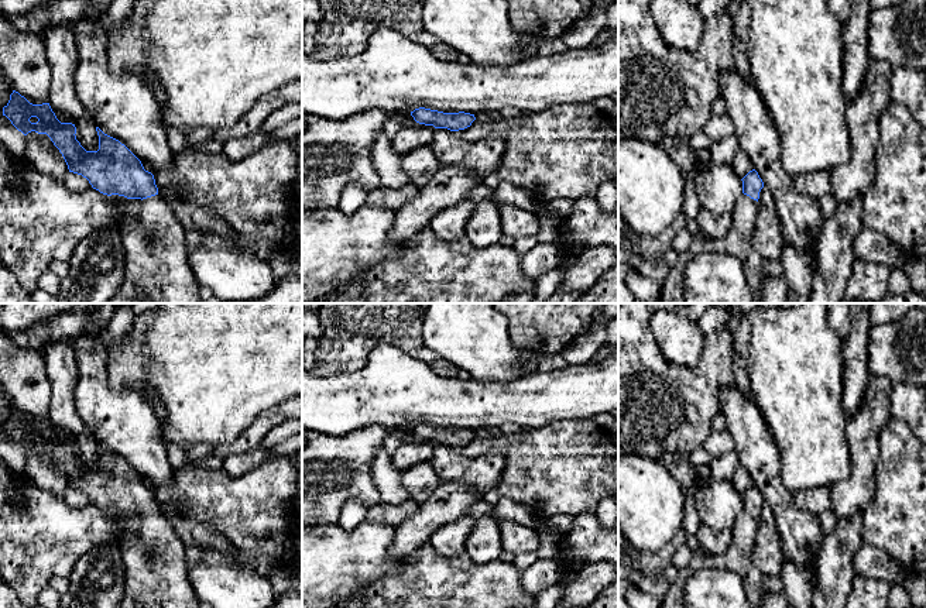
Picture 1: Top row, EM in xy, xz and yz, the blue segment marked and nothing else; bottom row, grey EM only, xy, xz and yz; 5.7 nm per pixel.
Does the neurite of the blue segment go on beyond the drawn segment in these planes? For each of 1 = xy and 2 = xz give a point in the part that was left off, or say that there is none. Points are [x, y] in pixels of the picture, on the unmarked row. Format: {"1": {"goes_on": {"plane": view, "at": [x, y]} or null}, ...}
{"1": {"goes_on": {"plane": "xy", "at": [155, 574]}}, "2": {"goes_on": null}}

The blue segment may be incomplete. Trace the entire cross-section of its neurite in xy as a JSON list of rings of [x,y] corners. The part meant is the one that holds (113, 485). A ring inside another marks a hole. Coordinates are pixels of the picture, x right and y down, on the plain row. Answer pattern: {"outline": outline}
{"outline": [[[16,406],[3,423],[3,432],[24,451],[31,447],[47,450],[62,470],[69,488],[86,494],[93,505],[107,512],[119,511],[128,515],[119,525],[124,590],[117,608],[199,608],[199,600],[188,578],[185,543],[169,519],[158,509],[154,491],[144,485],[141,477],[124,460],[96,443],[99,466],[86,467],[76,456],[75,440],[61,439],[49,419],[32,420]]]}

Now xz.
{"outline": [[[425,423],[415,425],[411,427],[411,432],[419,440],[433,442],[435,444],[447,444],[450,447],[464,446],[476,436],[474,430],[470,429],[443,429]]]}

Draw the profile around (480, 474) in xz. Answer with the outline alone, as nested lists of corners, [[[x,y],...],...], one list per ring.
[[[436,444],[431,464],[442,482],[463,482],[481,497],[501,481],[507,467],[500,454],[467,457],[447,444]]]

